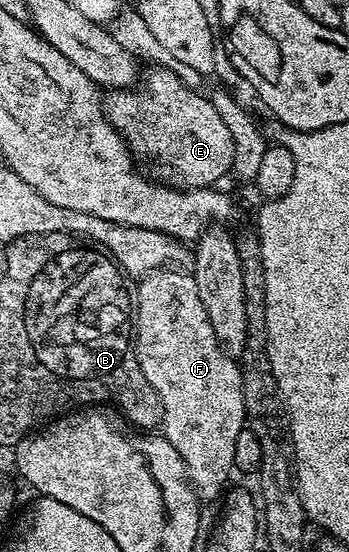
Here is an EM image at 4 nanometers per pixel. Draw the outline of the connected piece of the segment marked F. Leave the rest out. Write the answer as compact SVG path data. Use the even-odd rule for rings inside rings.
M149 271L139 283L140 288L137 286L134 291L136 360L146 381L150 381L162 401L162 434L174 449L178 449L178 457L182 457L197 496L204 501L216 494L217 498L229 482L228 474L233 474L234 445L238 442L238 433L246 427L241 364L221 347L214 325L210 325L210 317L206 317L202 297L198 297L198 285L194 285L194 277L189 272Z

